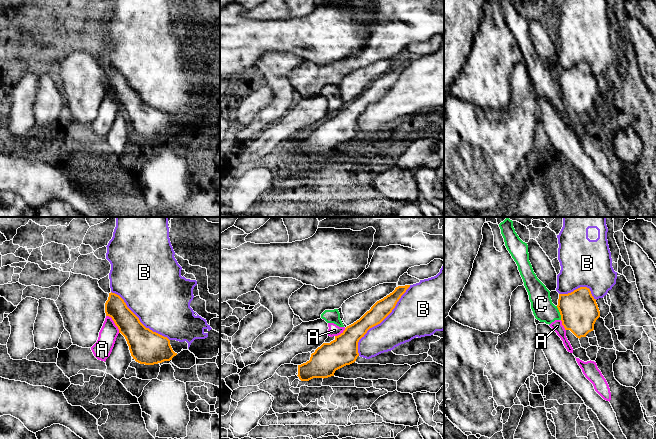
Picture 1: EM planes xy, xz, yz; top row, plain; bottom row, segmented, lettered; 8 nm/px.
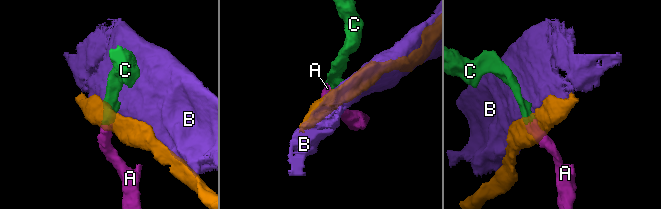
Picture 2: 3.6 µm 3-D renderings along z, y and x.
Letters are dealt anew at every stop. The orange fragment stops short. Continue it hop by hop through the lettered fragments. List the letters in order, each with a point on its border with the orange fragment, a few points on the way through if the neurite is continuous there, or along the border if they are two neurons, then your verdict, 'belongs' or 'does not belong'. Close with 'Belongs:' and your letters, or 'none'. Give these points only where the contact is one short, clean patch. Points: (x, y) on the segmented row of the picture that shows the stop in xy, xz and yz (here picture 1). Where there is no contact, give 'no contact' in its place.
A: xy (114, 322) | along xy (106, 315), (111, 318), (119, 332) | does not belong
B: xz (380, 322) | does not belong
C: yz (560, 313) | along yz (556, 306), (561, 319) | does not belong
Belongs: none

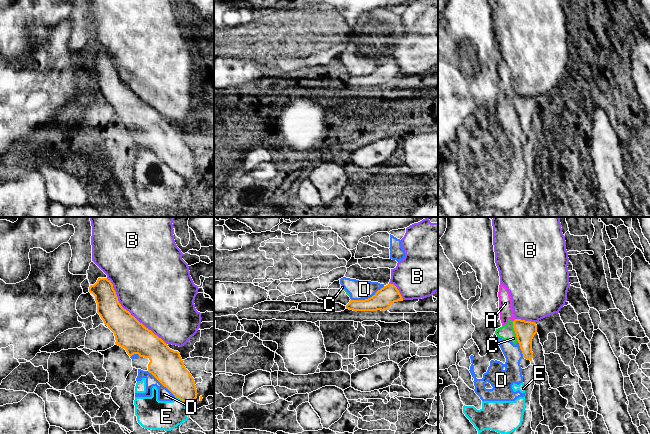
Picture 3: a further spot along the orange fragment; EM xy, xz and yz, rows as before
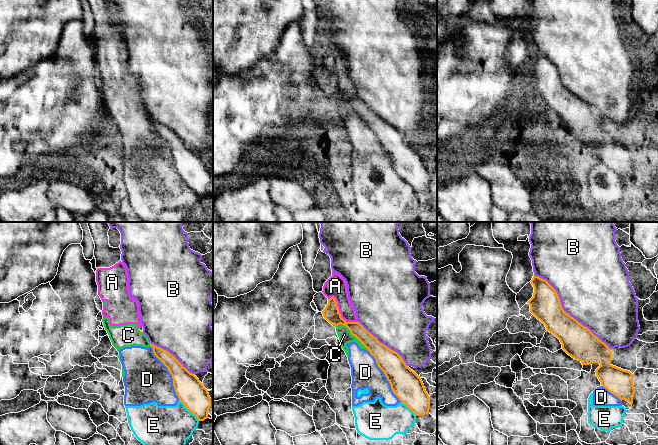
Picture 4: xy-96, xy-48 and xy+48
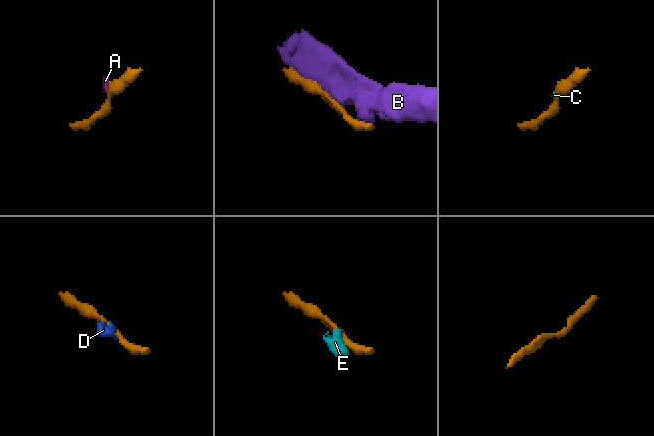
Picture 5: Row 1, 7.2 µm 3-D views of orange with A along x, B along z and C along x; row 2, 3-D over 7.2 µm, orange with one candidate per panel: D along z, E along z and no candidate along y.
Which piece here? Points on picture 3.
A: yz (514, 320) | along yz (515, 319), (513, 321) | does not belong
B: xy (130, 313) | does not belong
C: yz (514, 330) | does not belong
D: xz (368, 298) | does not belong
E: xy (180, 399) | does not belong
Belongs: none

